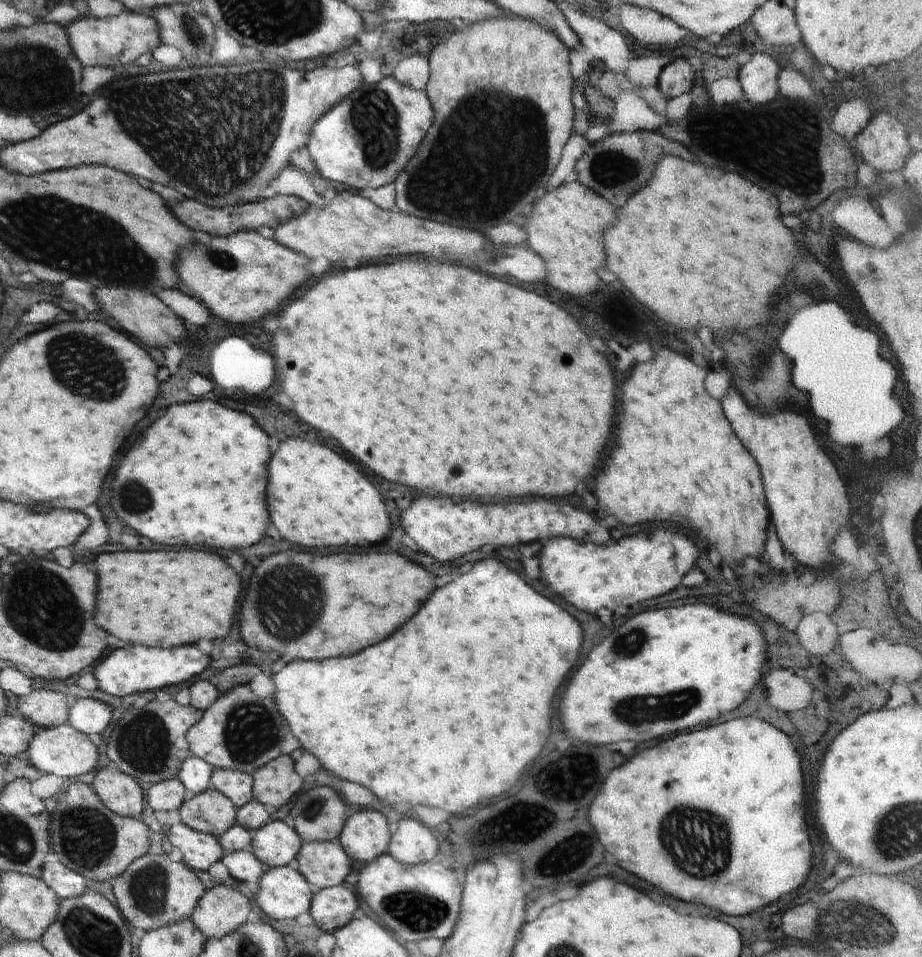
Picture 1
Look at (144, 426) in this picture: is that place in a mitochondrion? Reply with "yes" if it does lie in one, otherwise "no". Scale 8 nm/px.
no

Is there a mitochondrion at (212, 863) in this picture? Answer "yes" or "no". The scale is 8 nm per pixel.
no

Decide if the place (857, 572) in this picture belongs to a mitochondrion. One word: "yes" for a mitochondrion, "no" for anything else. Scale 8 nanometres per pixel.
no

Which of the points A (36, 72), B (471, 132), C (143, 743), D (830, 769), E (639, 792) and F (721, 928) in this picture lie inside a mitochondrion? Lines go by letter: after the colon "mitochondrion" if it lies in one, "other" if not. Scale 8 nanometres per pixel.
A: mitochondrion
B: mitochondrion
C: mitochondrion
D: other
E: other
F: other

